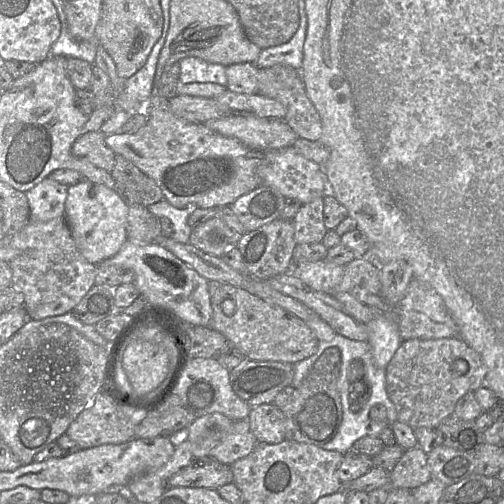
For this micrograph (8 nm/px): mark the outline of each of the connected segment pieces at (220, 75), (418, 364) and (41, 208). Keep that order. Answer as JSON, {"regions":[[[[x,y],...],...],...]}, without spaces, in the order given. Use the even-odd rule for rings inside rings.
{"regions":[[[[187,57],[179,62],[179,83],[216,83],[227,87],[226,67],[209,63],[196,57]]],[[[460,337],[440,339],[409,339],[403,341],[386,367],[386,390],[397,412],[397,420],[412,429],[426,427],[435,429],[446,417],[454,413],[458,400],[468,392],[475,392],[485,384],[487,368],[480,356]],[[457,359],[464,359],[469,370],[463,376],[452,371],[452,364]]],[[[46,177],[25,192],[30,207],[30,221],[46,222],[64,217],[68,187],[51,177]]]]}

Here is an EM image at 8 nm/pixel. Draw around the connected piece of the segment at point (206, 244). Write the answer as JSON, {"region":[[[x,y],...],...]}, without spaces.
{"region":[[[213,217],[192,229],[189,244],[207,254],[222,257],[230,249],[237,247],[240,237],[221,218]]]}

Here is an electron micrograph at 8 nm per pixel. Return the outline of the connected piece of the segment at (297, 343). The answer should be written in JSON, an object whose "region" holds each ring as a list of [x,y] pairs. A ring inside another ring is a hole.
{"region":[[[209,281],[209,294],[213,310],[209,327],[224,335],[231,347],[247,359],[295,364],[316,353],[319,340],[307,323],[294,314],[241,287],[219,281]]]}

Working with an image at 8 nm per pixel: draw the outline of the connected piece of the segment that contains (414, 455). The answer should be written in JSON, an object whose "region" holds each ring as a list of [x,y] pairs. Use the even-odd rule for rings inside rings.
{"region":[[[419,446],[406,450],[390,475],[388,488],[413,490],[432,479],[428,455]]]}

